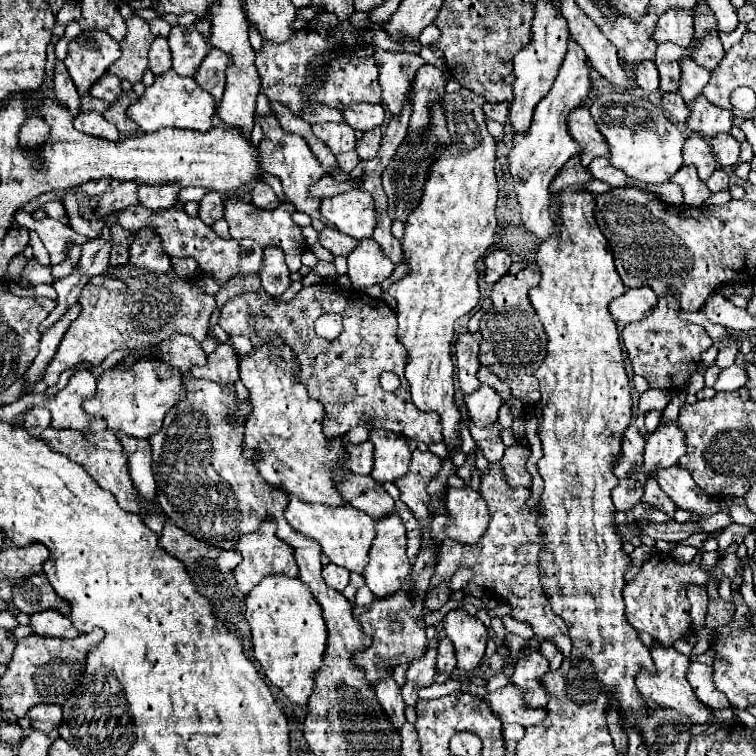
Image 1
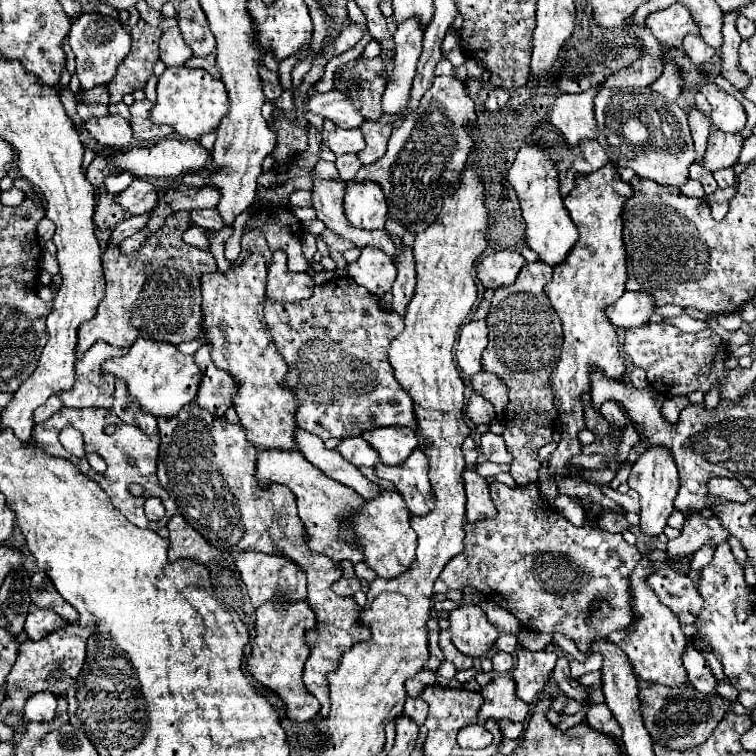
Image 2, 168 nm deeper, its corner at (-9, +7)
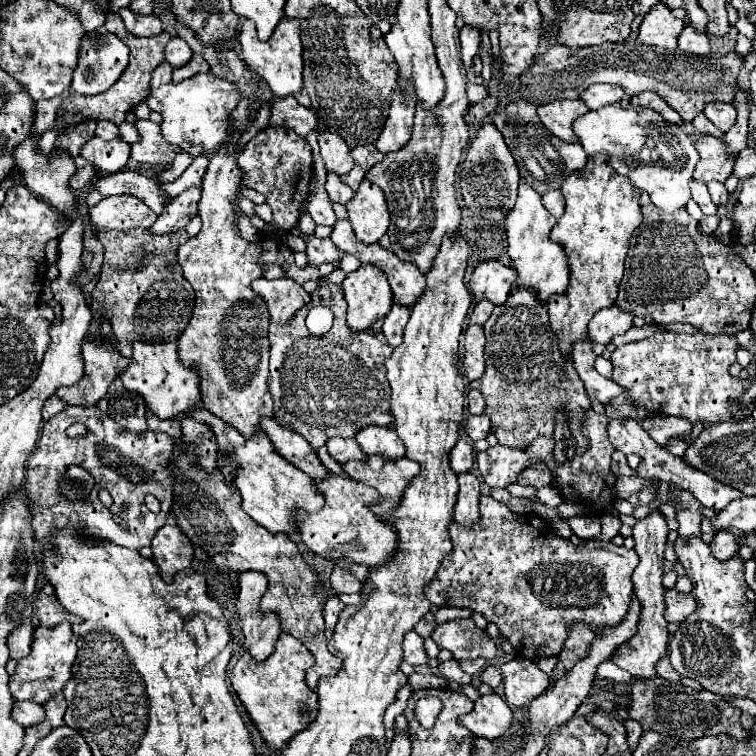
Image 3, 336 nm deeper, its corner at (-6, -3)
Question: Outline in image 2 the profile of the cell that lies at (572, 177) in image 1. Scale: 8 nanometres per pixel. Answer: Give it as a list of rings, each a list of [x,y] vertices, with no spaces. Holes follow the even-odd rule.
[[[568,169],[566,173],[560,173],[560,195],[566,197],[566,193],[570,193],[572,187],[576,187],[576,173]]]

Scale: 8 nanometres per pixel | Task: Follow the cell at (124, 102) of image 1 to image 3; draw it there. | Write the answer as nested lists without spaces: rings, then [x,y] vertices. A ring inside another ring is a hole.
[[[139,119],[135,123],[141,141],[131,147],[131,157],[139,163],[149,163],[149,165],[169,165],[173,163],[175,155],[179,153],[177,145],[171,145],[163,139],[161,127],[153,121],[143,121]]]

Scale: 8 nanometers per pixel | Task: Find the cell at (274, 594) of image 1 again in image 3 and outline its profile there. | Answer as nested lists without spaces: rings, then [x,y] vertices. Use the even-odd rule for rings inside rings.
[[[279,635],[273,655],[263,663],[253,663],[249,655],[243,655],[235,663],[231,671],[233,691],[269,747],[283,749],[295,733],[307,729],[315,721],[319,711],[317,691],[309,689],[305,683],[305,671],[311,665],[313,657],[301,647],[301,643],[297,643],[297,639],[291,639],[291,635]]]

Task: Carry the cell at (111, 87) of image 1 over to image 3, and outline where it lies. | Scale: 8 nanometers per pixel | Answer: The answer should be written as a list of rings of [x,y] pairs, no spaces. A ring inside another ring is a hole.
[[[89,121],[89,123],[81,123],[77,127],[71,127],[67,131],[63,131],[57,141],[55,141],[55,147],[61,151],[65,149],[67,153],[71,153],[71,157],[77,157],[81,147],[95,135],[95,121]]]

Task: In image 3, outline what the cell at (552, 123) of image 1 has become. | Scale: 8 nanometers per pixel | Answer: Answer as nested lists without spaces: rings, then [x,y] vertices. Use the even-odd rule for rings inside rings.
[[[521,181],[517,205],[505,219],[507,233],[507,257],[511,261],[511,269],[517,271],[515,287],[531,287],[537,293],[537,299],[547,305],[549,297],[565,291],[569,283],[569,265],[565,263],[565,253],[561,253],[561,245],[549,241],[549,231],[557,221],[549,215],[541,203],[541,195],[535,193],[529,185]]]

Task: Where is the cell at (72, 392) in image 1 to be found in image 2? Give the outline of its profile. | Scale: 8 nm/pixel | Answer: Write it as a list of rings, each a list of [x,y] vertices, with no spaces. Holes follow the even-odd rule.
[[[96,341],[76,363],[76,381],[70,391],[60,393],[60,401],[64,407],[84,409],[84,407],[100,407],[112,409],[114,395],[114,377],[102,375],[102,363],[122,349],[112,347],[104,341]]]

